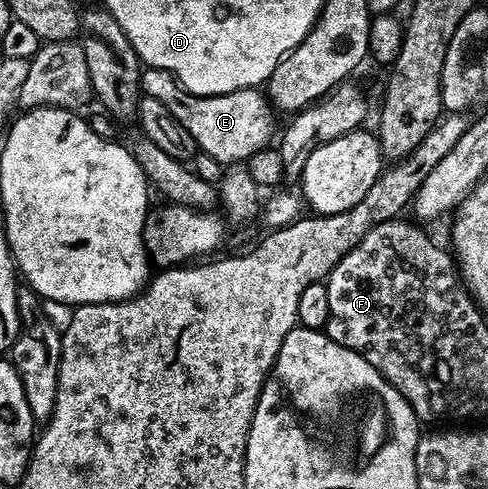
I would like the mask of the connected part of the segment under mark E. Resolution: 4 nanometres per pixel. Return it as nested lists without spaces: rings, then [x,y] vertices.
[[[145,68],[140,74],[140,88],[143,96],[158,99],[190,135],[194,135],[197,150],[214,159],[218,159],[226,167],[244,163],[248,157],[259,149],[265,148],[268,141],[277,132],[276,121],[272,118],[273,106],[267,96],[259,88],[239,89],[226,95],[213,97],[196,97],[182,88],[174,74],[165,69]]]

